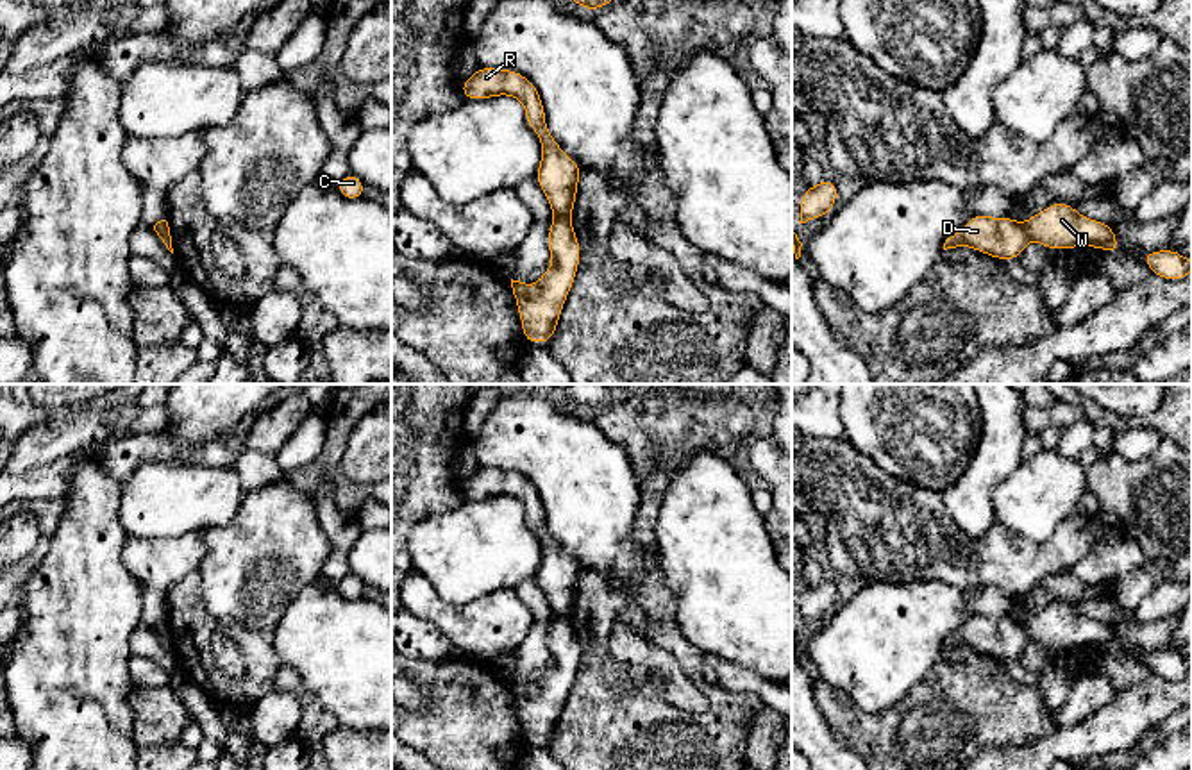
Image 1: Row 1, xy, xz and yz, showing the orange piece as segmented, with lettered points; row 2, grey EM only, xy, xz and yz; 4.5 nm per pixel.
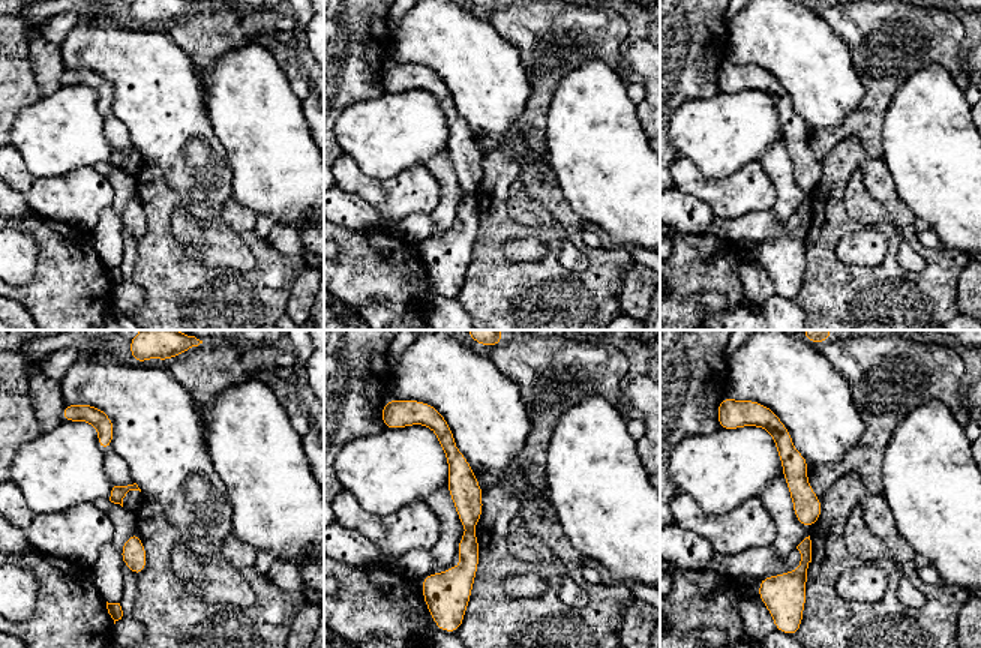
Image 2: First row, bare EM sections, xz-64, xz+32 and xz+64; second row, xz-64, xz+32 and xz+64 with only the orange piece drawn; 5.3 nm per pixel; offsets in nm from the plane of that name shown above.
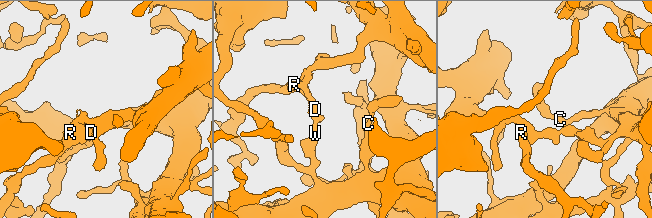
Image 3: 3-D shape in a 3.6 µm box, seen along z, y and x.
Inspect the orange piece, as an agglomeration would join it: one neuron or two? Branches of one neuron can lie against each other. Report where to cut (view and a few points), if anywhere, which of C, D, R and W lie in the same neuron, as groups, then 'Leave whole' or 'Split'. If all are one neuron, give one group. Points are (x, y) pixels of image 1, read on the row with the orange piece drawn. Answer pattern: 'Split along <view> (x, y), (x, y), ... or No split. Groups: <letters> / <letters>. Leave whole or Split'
Split along xz (554, 215), (569, 218). Groups: C W / D R. Split

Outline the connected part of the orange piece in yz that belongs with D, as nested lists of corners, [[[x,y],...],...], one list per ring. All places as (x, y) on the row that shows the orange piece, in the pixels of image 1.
[[[976,214],[958,230],[947,238],[944,250],[956,247],[970,247],[994,259],[1020,259],[1029,236],[1022,223],[1010,216],[992,218]]]

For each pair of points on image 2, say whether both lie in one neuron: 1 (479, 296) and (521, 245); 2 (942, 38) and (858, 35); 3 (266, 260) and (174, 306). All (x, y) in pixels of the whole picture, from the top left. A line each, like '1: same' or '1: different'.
1: different
2: same
3: same

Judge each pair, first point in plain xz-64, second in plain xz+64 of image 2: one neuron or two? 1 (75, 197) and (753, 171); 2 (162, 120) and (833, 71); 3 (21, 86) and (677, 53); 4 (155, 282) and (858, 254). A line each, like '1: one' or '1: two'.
1: one
2: one
3: one
4: two

